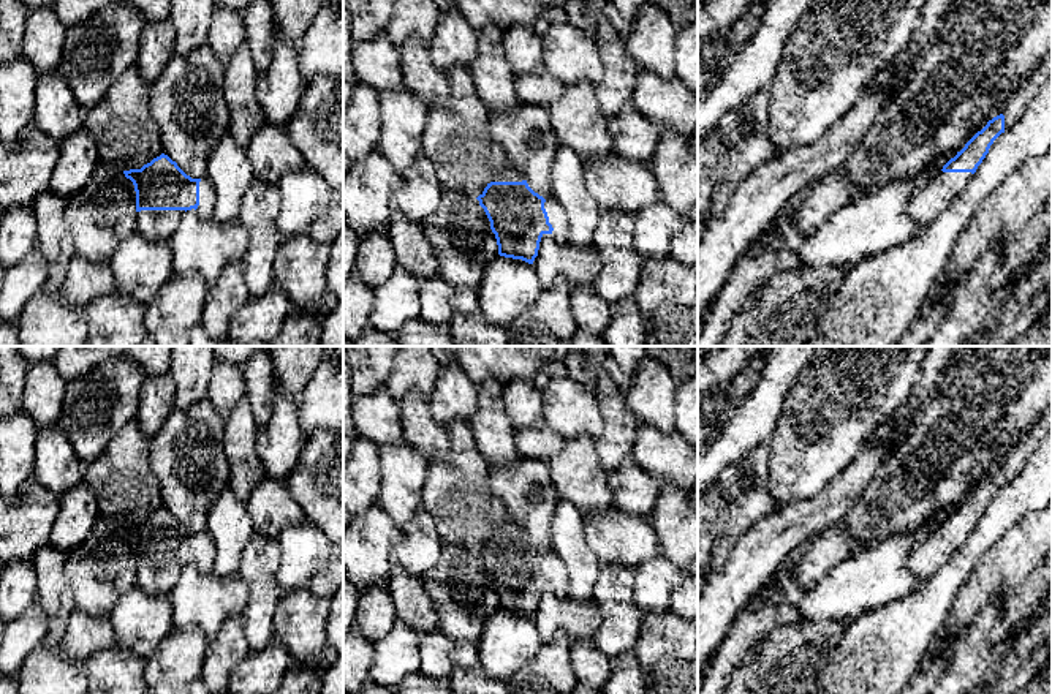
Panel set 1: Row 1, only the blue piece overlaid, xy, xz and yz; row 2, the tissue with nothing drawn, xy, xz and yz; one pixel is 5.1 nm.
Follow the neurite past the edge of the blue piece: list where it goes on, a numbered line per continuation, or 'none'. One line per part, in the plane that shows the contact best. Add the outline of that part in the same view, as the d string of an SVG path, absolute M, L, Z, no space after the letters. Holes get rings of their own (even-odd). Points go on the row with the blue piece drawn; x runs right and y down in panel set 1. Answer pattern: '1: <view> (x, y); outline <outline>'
1: yz (1017, 103); outline M1052 52L1033 71L1031 77L1014 92L1005 103L1001 114L1005 115L1005 131L1011 130L1028 109L1039 90L1052 79Z

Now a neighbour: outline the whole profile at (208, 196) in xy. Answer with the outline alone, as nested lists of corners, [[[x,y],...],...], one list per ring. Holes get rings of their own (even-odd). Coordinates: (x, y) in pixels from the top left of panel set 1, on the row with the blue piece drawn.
[[[206,175],[199,182],[199,206],[196,209],[201,218],[214,217],[215,199],[217,196],[214,187],[209,177]]]

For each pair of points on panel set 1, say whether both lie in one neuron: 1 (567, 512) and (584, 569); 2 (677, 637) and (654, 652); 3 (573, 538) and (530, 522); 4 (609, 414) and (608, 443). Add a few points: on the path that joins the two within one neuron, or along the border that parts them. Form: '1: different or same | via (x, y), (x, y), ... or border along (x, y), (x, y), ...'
1: same | via (568, 527), (568, 541), (576, 555)
2: same | via (671, 637), (660, 645)
3: different | border along (559, 498), (554, 508), (551, 546)
4: same | via (609, 421), (609, 437)

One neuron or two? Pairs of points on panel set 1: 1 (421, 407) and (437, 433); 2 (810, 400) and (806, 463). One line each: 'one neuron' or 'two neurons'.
1: one neuron
2: one neuron

